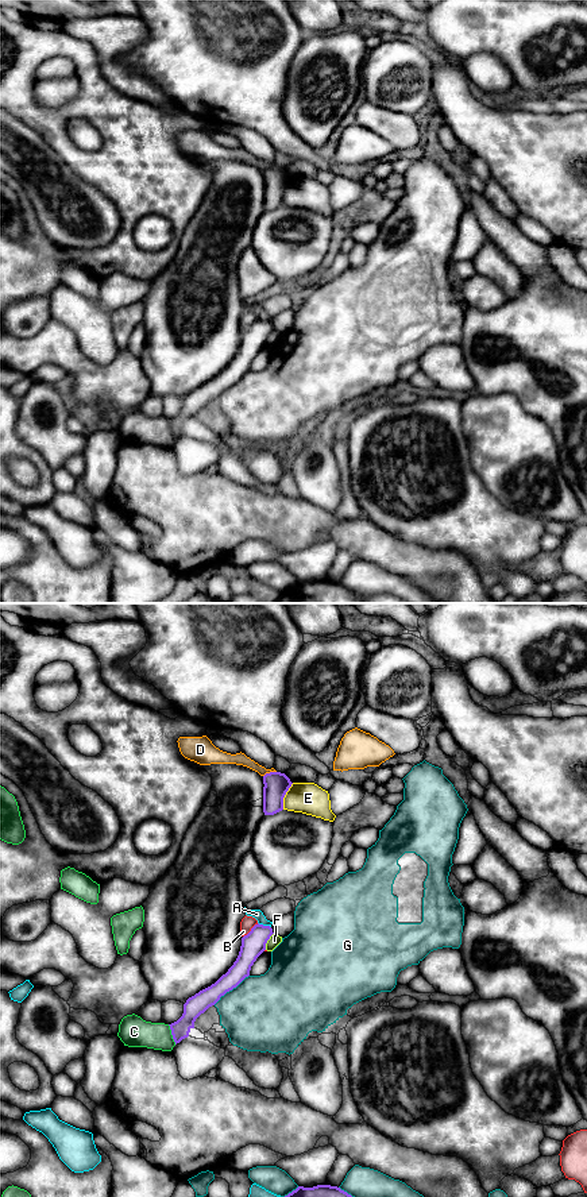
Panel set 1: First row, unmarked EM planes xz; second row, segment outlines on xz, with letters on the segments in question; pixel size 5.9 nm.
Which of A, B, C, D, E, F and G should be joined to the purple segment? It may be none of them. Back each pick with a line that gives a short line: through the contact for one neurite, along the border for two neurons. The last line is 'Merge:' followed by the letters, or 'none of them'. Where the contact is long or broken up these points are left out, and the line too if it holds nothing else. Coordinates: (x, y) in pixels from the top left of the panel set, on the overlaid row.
Merge: none of them

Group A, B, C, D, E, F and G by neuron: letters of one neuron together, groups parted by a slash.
A / B / C / D / E / F / G

